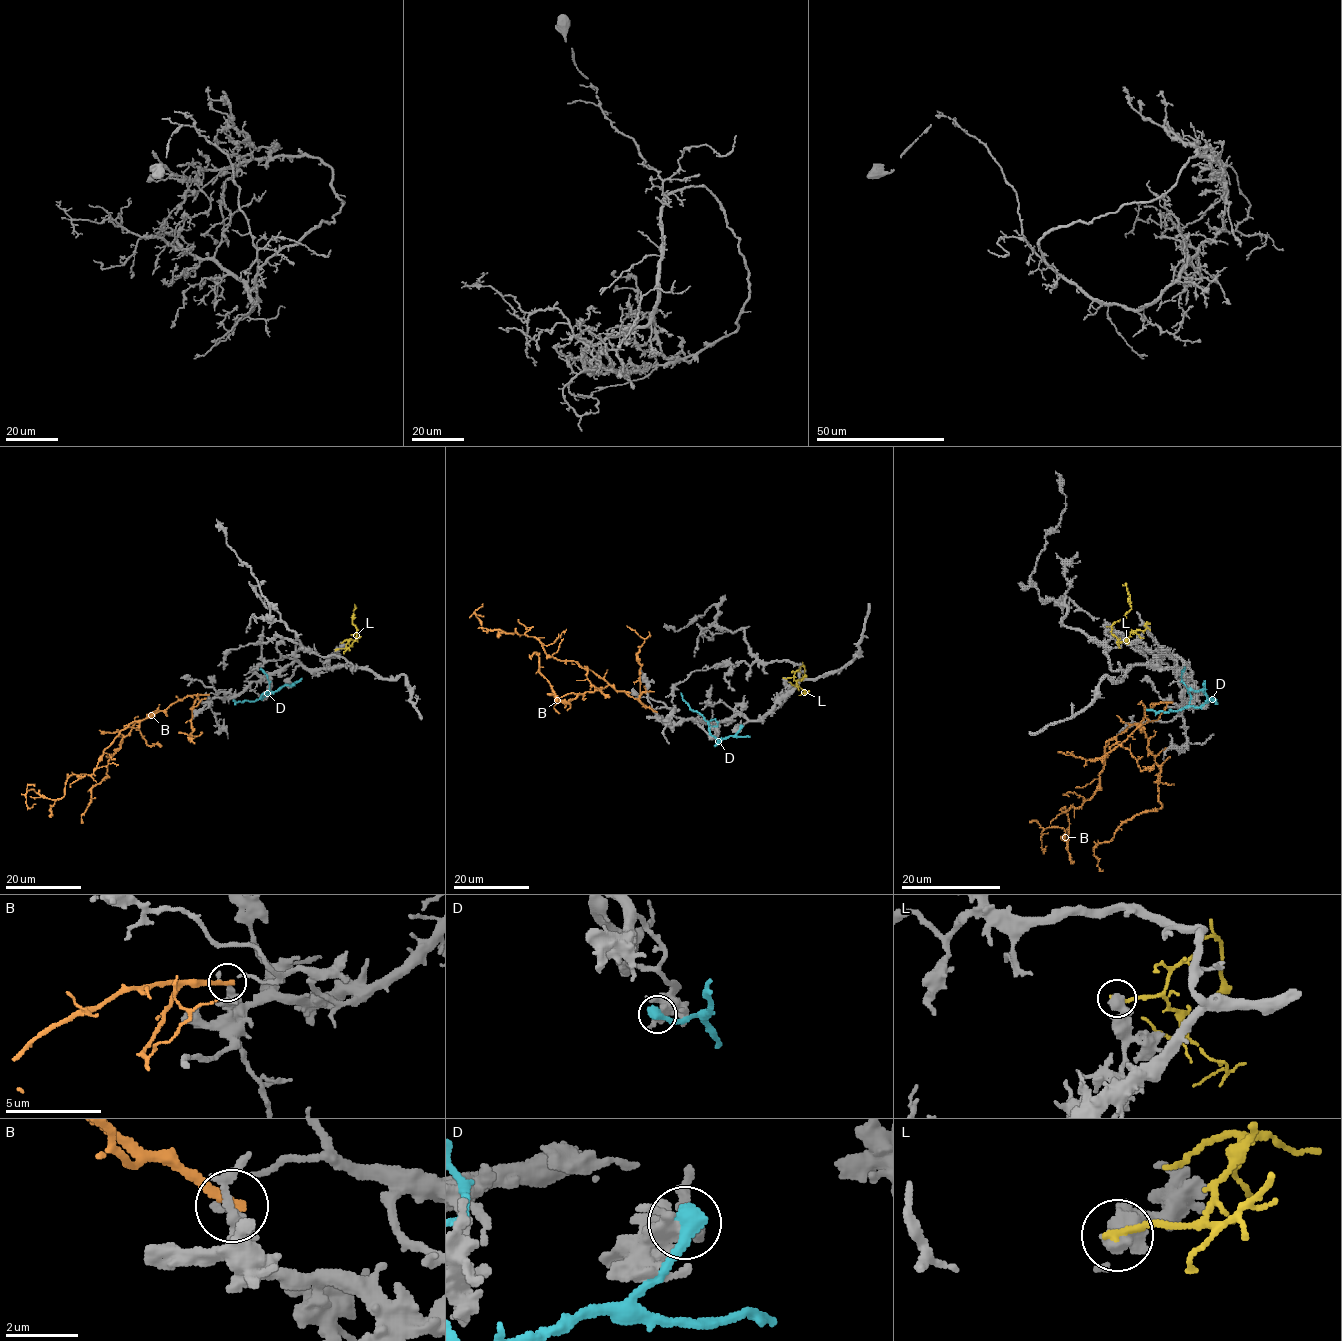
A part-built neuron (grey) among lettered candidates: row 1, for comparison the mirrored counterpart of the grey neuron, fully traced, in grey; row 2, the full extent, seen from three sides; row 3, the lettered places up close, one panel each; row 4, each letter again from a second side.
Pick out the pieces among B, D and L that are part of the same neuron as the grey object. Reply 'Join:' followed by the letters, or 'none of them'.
Join: none of them

